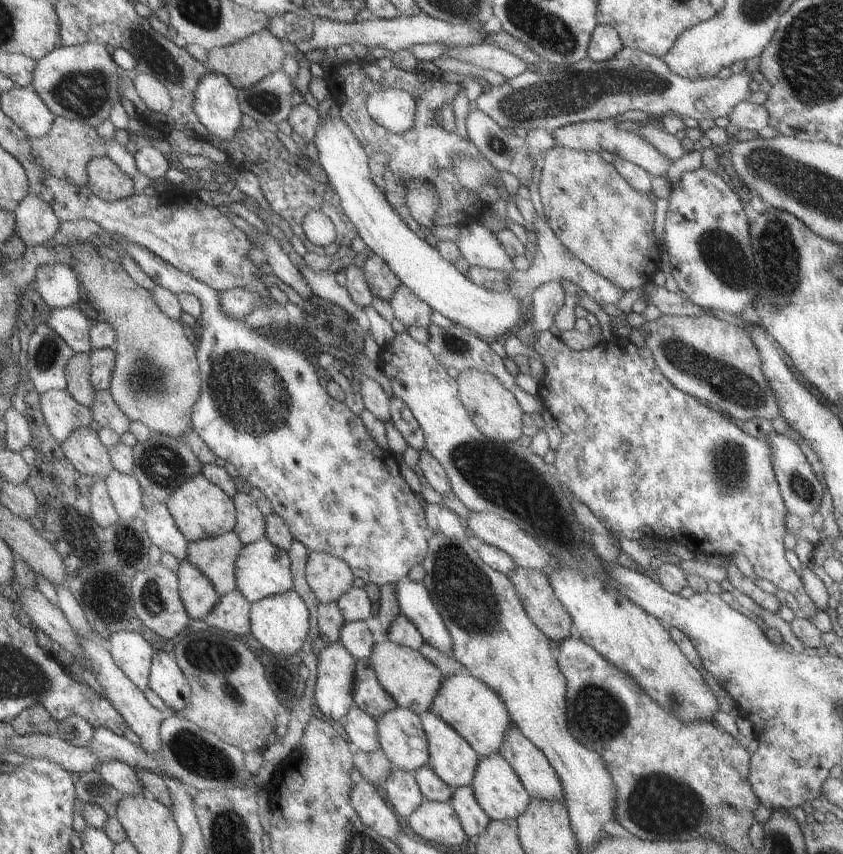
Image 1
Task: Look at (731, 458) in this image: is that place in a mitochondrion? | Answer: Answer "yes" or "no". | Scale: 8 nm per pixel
yes

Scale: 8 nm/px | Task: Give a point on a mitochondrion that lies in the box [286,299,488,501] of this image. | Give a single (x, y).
(455, 346)

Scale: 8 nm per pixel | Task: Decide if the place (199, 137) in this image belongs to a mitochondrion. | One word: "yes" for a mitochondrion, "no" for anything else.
no

